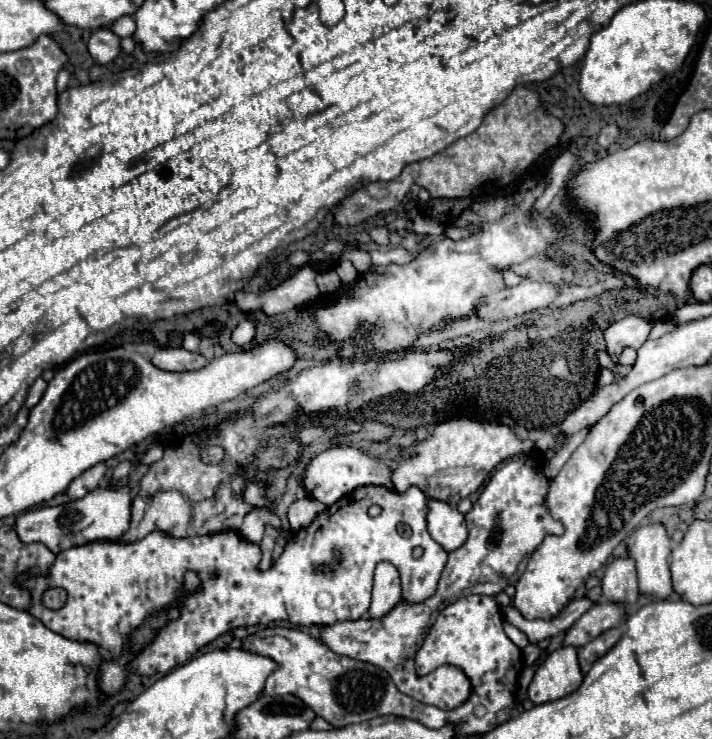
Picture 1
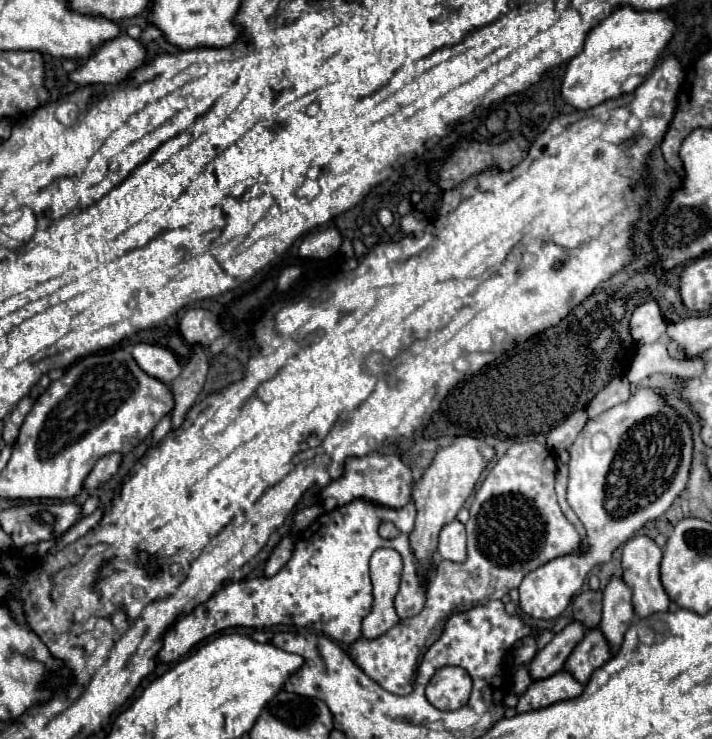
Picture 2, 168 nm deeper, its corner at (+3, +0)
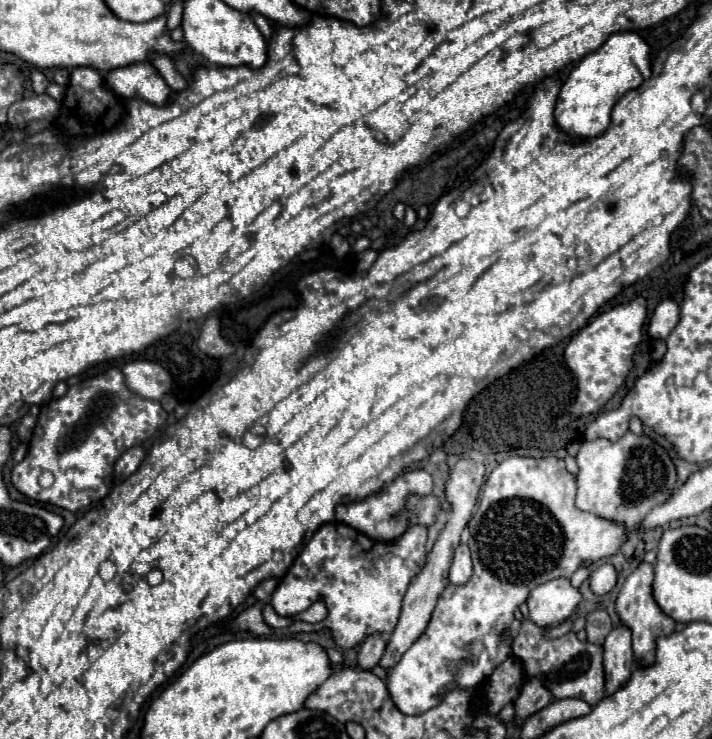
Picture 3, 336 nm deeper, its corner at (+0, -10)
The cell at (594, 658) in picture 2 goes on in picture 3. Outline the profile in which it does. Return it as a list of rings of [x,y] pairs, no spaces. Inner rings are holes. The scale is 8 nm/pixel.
[[[526,620],[514,638],[512,652],[516,658],[524,660],[526,676],[534,678],[538,674],[544,674],[544,684],[552,688],[554,698],[568,698],[576,696],[586,700],[590,706],[598,704],[604,694],[606,694],[606,678],[604,678],[604,666],[602,666],[602,646],[590,644],[590,642],[580,642],[574,632],[568,632],[562,638],[556,640],[546,640],[544,630]]]

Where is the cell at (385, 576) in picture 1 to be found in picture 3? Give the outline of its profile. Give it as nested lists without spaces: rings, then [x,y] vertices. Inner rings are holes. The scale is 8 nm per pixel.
[[[380,632],[370,634],[370,636],[362,642],[360,652],[358,652],[360,668],[368,670],[368,668],[376,666],[376,664],[380,662],[380,658],[382,658],[384,650],[386,650],[386,638],[384,638],[384,634],[380,634]]]

